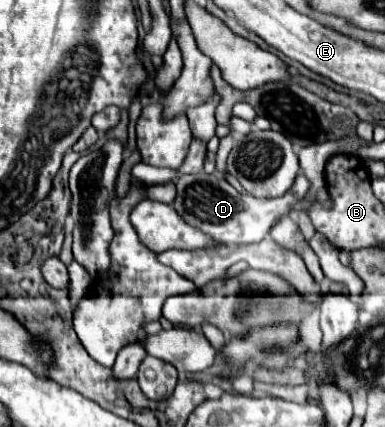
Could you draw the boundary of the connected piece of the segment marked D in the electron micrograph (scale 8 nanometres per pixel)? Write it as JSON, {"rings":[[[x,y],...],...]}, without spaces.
{"rings":[[[300,172],[292,184],[292,188],[280,196],[280,198],[254,198],[254,196],[242,196],[238,194],[226,180],[218,178],[216,174],[188,174],[180,176],[176,180],[176,198],[172,202],[174,210],[186,224],[202,230],[206,236],[210,236],[218,244],[256,244],[262,238],[266,238],[272,224],[290,212],[290,208],[306,196],[310,190],[310,180]]]}

